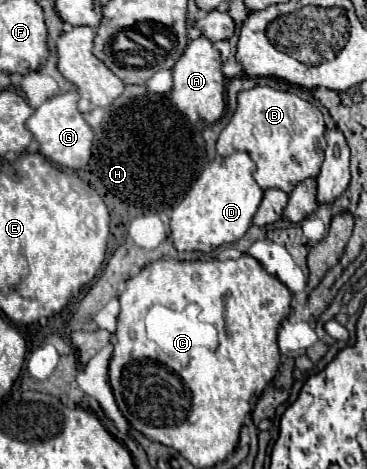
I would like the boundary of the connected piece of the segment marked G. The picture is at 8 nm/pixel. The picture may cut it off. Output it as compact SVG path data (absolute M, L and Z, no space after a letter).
M76 91L60 93L52 99L48 99L46 103L42 103L34 111L34 115L26 121L28 131L34 135L34 139L40 145L40 155L44 155L44 159L48 159L52 165L58 165L64 169L74 169L74 171L88 165L92 137L94 137L92 129L88 127L88 123L82 117L82 113L76 109L76 103L78 103Z

